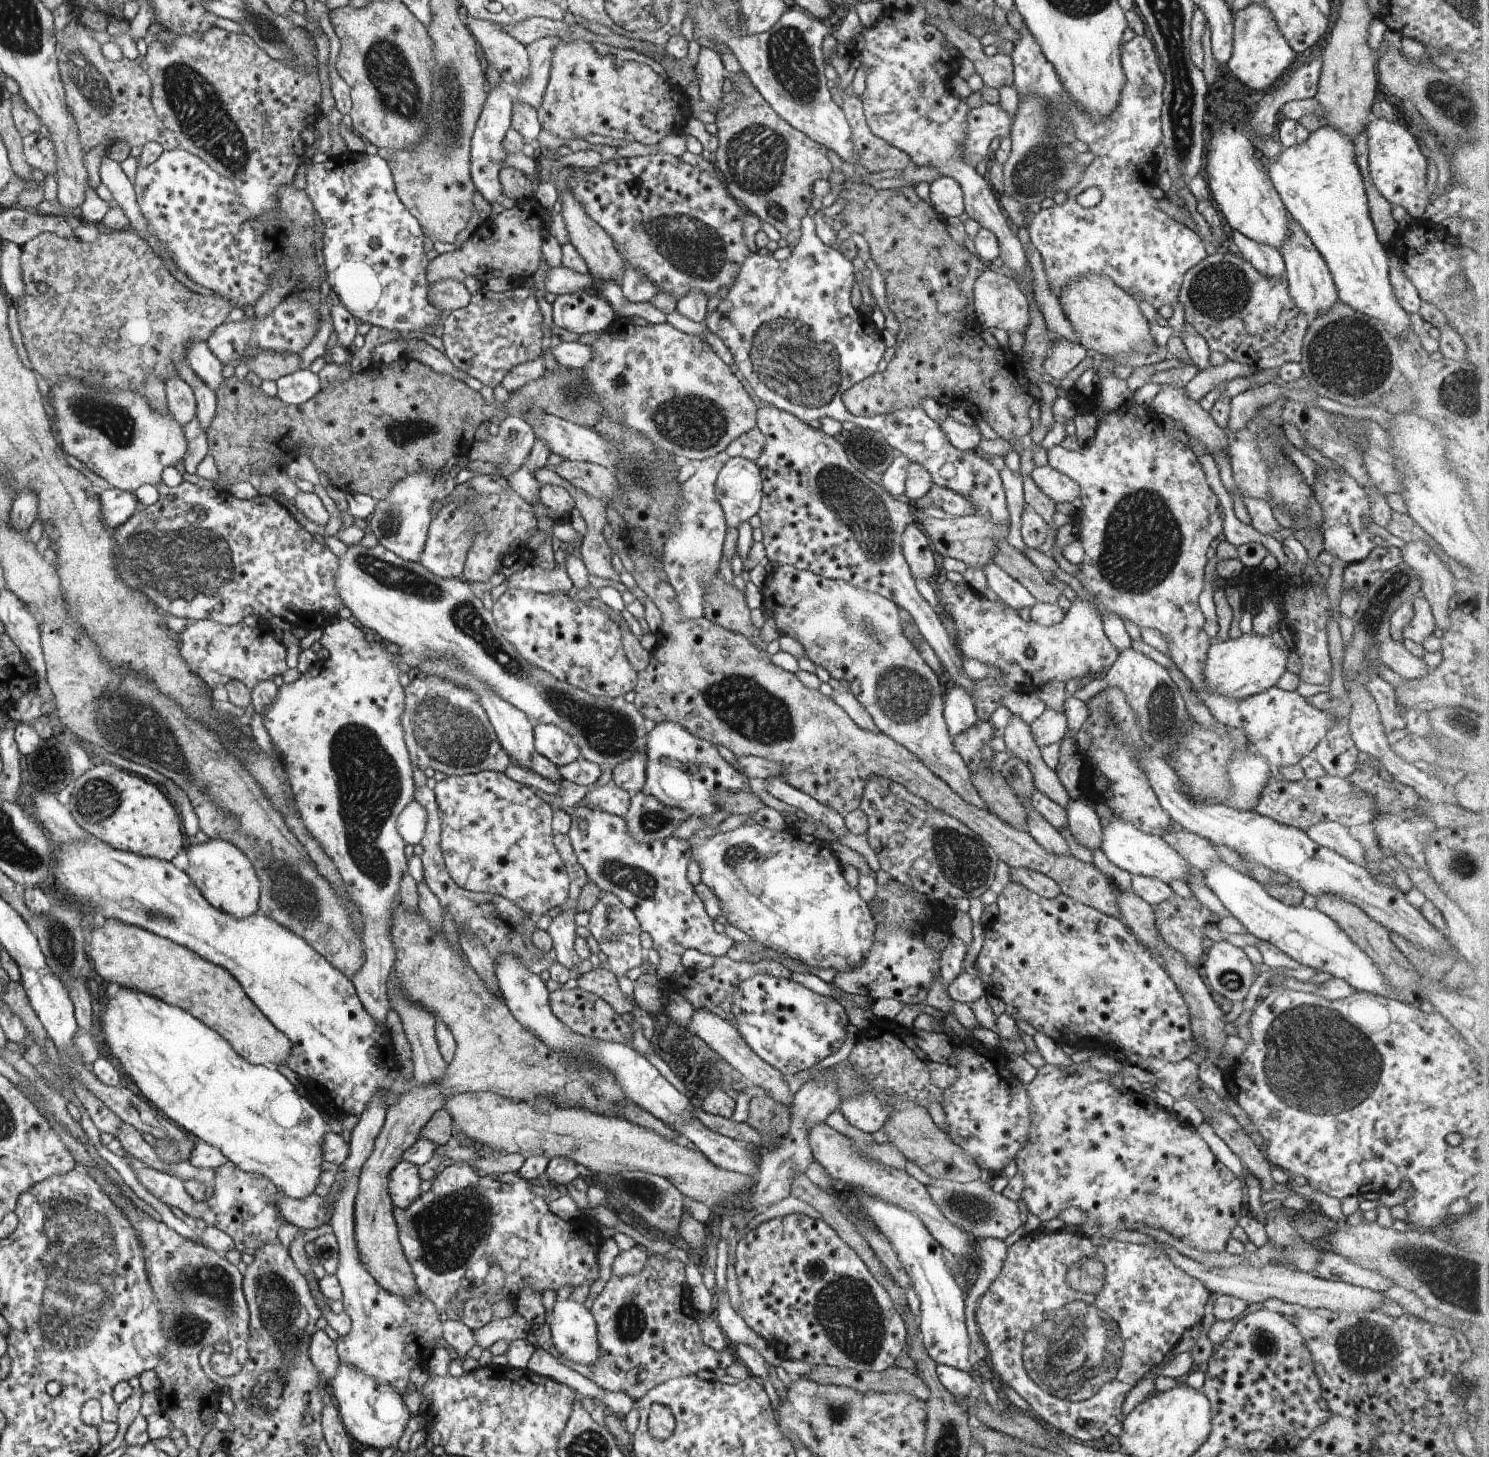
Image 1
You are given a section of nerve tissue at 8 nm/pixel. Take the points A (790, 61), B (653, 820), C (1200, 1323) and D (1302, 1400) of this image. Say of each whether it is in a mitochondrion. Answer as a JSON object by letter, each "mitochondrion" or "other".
{"A":"mitochondrion","B":"mitochondrion","C":"other","D":"other"}

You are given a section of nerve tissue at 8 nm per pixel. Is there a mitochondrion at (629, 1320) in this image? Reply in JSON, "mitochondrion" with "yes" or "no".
{"mitochondrion":"yes"}

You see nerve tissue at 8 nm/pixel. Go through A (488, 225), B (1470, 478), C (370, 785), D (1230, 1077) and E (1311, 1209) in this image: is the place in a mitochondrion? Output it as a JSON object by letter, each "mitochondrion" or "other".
{"A":"other","B":"other","C":"mitochondrion","D":"other","E":"other"}

